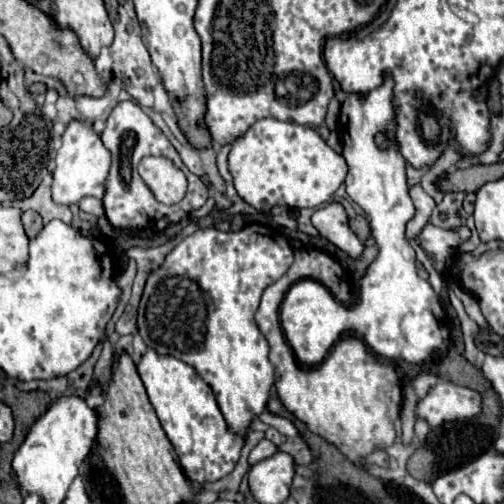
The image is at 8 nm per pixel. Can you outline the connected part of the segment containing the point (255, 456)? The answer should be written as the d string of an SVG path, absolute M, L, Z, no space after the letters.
M263 438L263 440L251 450L251 454L249 454L249 466L253 466L253 464L257 464L257 462L269 458L269 456L273 456L275 452L277 452L277 446L275 446L273 442L269 442L269 440Z

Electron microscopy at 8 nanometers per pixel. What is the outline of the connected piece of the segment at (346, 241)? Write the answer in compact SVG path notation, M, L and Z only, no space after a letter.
M331 202L329 206L319 208L313 214L313 226L319 230L319 234L323 238L333 242L337 248L347 252L351 258L359 258L361 256L363 244L353 234L353 230L349 228L349 220L347 220L347 214L345 214L341 204Z

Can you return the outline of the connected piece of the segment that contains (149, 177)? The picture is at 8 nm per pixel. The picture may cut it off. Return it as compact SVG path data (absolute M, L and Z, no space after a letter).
M143 158L139 162L139 174L147 180L155 198L163 204L177 204L187 192L187 178L169 160Z

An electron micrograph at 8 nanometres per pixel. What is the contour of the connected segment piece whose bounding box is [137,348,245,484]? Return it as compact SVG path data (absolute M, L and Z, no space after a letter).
M147 348L137 364L137 370L187 480L207 484L233 472L245 446L245 434L229 430L211 388L199 378L195 368L175 356L163 356L153 348Z

